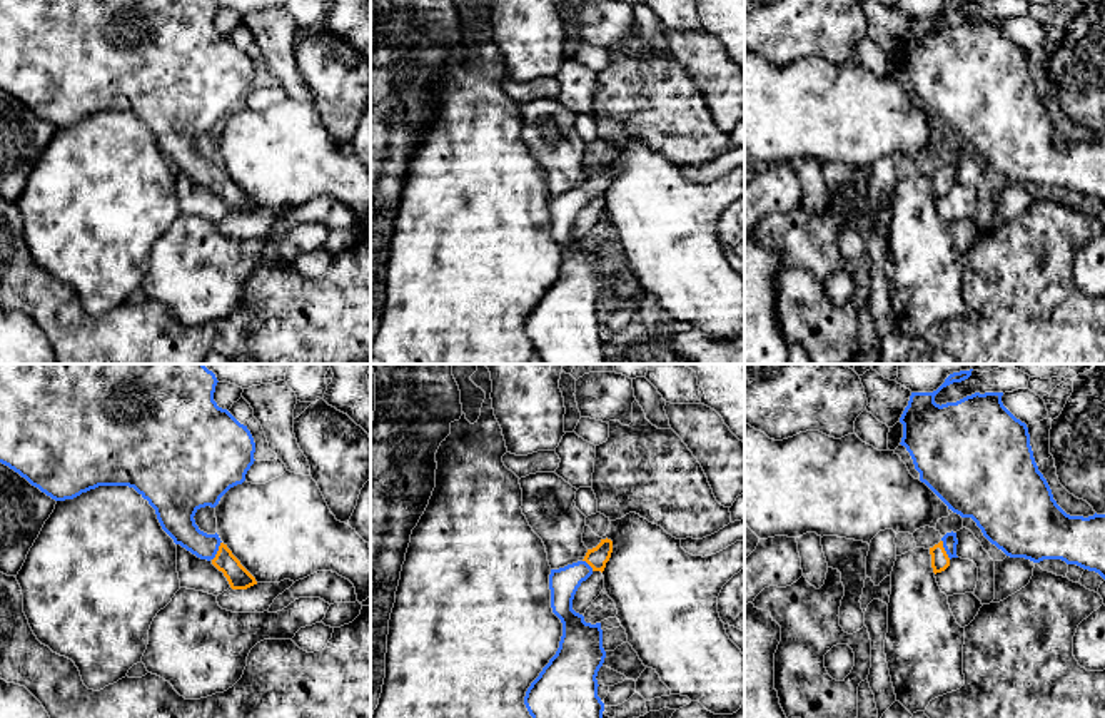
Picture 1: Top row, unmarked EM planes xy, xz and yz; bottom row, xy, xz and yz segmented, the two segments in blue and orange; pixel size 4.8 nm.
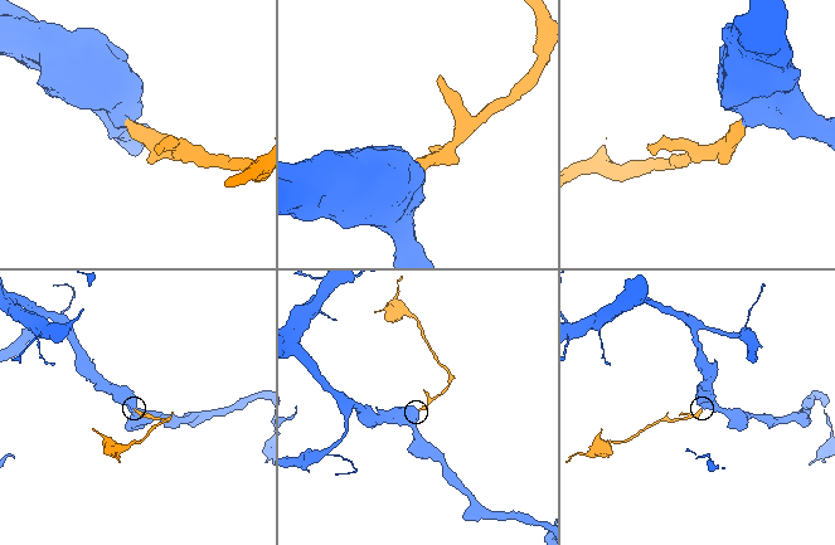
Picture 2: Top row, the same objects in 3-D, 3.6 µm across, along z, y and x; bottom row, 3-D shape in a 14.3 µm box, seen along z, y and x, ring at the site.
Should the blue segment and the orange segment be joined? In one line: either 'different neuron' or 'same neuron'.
same neuron

